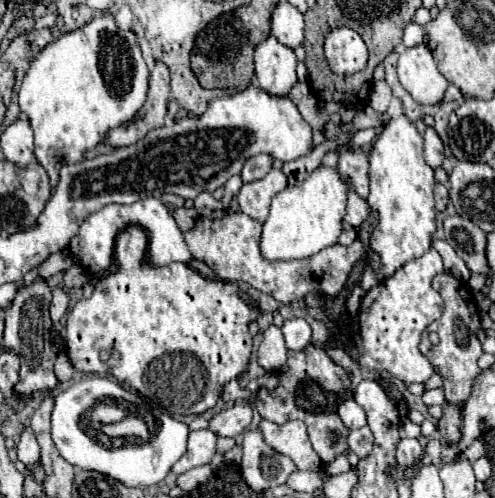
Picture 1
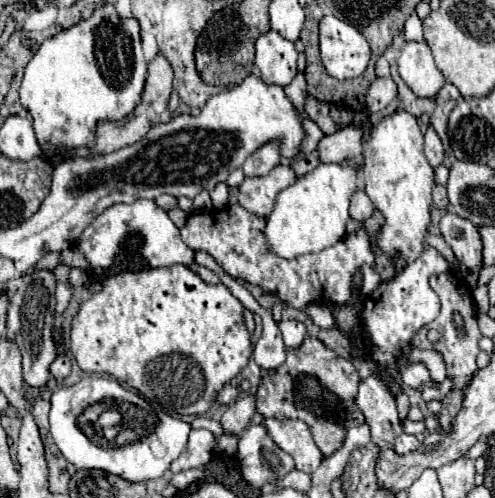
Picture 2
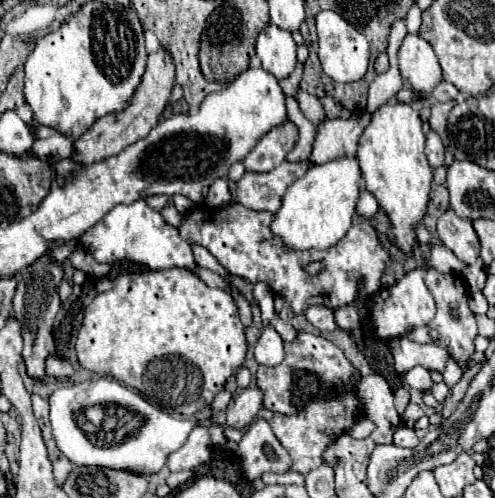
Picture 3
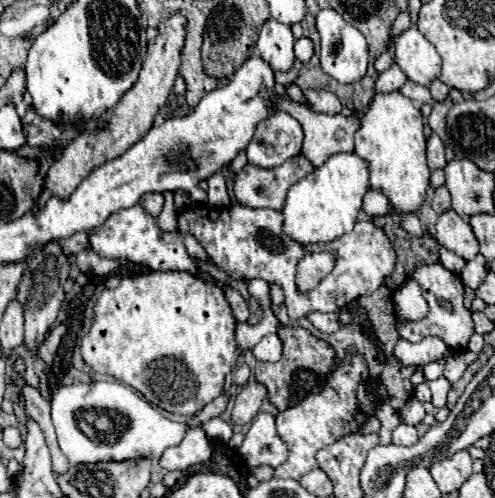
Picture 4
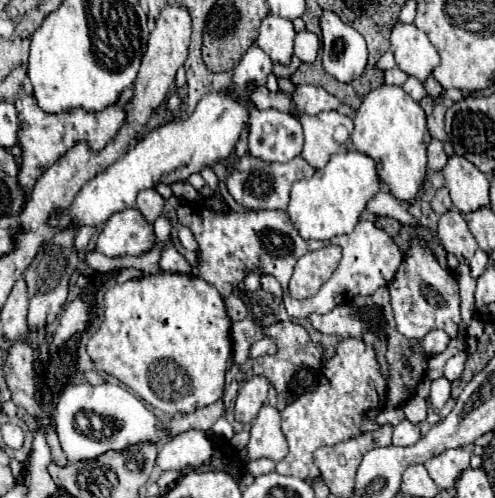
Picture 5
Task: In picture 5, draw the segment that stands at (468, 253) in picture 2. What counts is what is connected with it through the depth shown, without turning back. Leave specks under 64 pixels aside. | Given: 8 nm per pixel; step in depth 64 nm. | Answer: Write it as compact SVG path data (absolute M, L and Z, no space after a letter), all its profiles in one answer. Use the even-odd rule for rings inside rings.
M452 208L440 216L438 238L444 244L448 254L454 254L462 260L470 260L474 256L474 252L478 250L478 244L476 244L474 236L470 234L464 216L456 208Z

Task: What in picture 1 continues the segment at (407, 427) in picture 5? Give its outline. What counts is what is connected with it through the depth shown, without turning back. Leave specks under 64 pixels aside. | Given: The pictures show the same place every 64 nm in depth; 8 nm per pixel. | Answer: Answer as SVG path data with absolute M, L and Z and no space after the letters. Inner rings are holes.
M402 438L398 442L398 450L396 450L396 462L406 470L406 478L412 480L416 476L416 470L414 470L414 460L420 458L420 452L422 452L422 446L416 438Z

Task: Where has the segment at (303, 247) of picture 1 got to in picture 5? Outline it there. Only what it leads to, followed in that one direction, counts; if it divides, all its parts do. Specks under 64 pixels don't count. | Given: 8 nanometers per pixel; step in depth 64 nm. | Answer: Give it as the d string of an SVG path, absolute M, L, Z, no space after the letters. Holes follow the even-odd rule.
M358 150L336 154L324 168L316 170L312 178L304 178L292 184L290 204L286 212L296 224L300 236L304 236L306 240L330 240L354 230L362 210L378 194L380 184L382 180L378 176L374 158Z

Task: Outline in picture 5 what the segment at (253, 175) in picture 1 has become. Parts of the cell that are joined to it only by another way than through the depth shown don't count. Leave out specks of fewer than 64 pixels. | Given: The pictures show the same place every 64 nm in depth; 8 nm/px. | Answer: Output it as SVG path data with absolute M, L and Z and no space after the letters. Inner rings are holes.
M248 96L240 102L250 112L250 154L268 162L288 162L302 152L302 124L286 112L258 110Z

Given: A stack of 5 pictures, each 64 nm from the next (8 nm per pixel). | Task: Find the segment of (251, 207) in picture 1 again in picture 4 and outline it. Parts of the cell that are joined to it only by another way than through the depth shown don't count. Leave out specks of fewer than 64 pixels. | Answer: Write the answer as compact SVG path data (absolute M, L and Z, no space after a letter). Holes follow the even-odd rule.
M294 156L290 160L286 160L282 166L276 168L260 168L254 164L246 164L236 176L234 176L234 196L242 206L248 208L274 208L274 210L282 210L284 208L284 200L286 200L286 192L288 188L304 178L306 174L310 174L314 170L312 164L308 164L308 160L304 160L304 156Z

